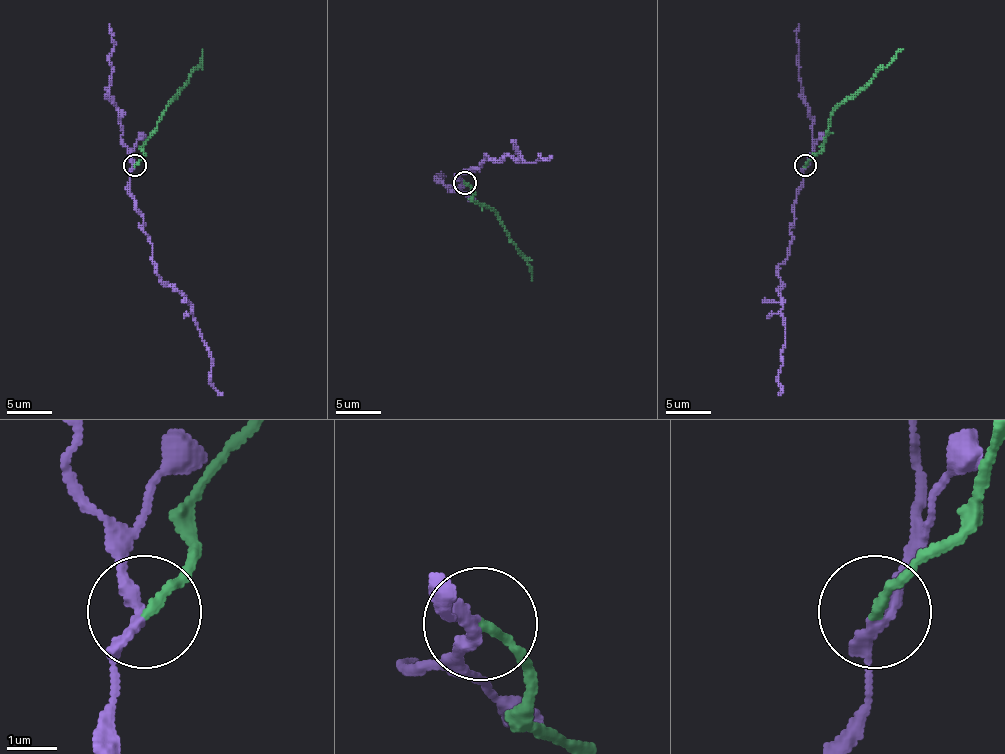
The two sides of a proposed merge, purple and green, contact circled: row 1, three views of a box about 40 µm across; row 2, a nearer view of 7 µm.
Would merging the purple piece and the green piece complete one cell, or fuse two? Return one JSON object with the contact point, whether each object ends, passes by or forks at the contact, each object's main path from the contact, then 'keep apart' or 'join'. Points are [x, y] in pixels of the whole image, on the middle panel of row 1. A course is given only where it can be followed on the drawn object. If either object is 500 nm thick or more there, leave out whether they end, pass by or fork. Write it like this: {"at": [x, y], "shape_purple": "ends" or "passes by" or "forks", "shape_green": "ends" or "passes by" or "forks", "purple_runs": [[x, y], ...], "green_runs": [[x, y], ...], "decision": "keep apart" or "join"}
{"at": [464, 182], "shape_purple": "passes by", "shape_green": "ends", "purple_runs": [[464, 183], [459, 176], [473, 167], [479, 169], [486, 156], [500, 160], [552, 156]], "green_runs": [[464, 183], [470, 187], [473, 201], [491, 208], [527, 262], [532, 280]], "decision": "keep apart"}

